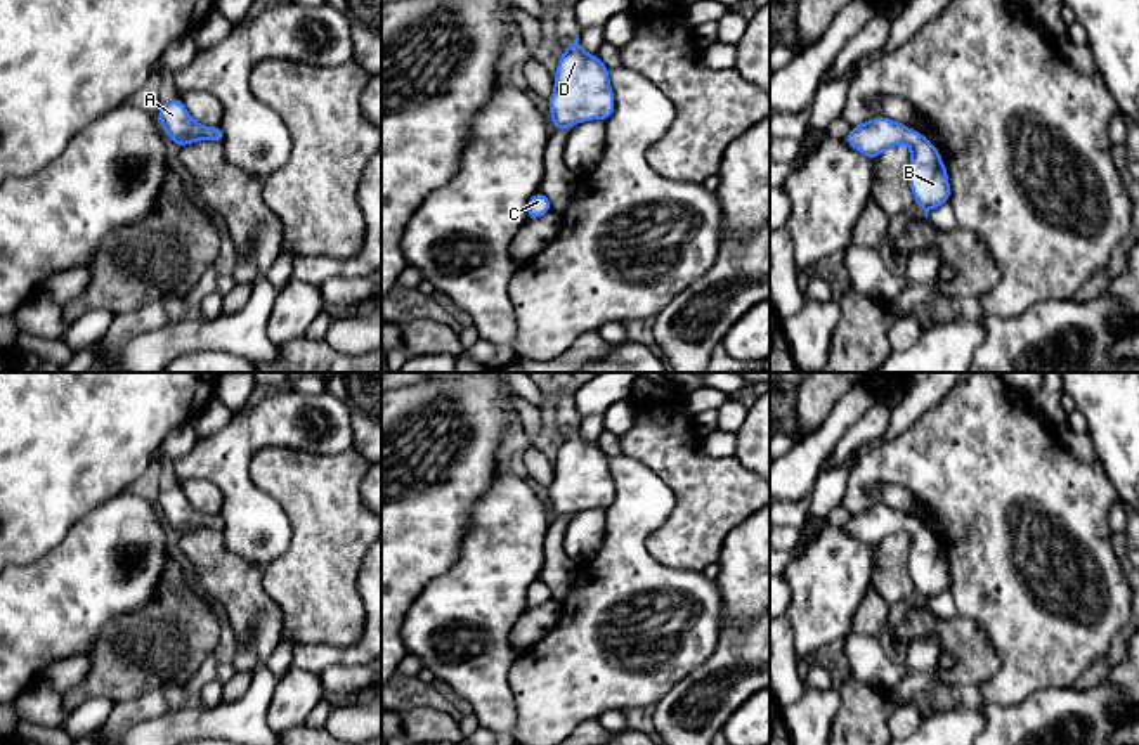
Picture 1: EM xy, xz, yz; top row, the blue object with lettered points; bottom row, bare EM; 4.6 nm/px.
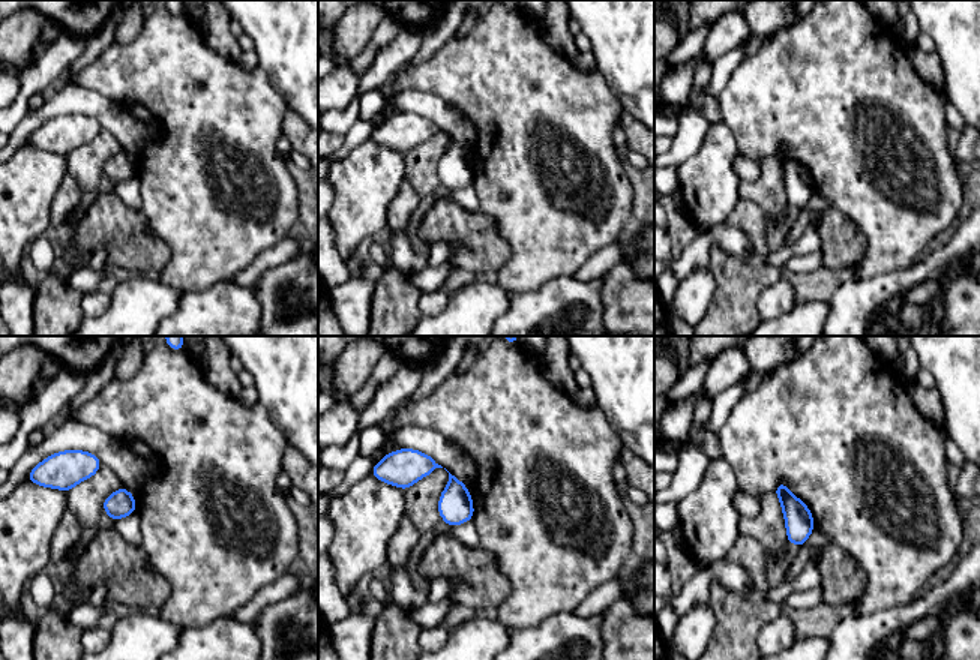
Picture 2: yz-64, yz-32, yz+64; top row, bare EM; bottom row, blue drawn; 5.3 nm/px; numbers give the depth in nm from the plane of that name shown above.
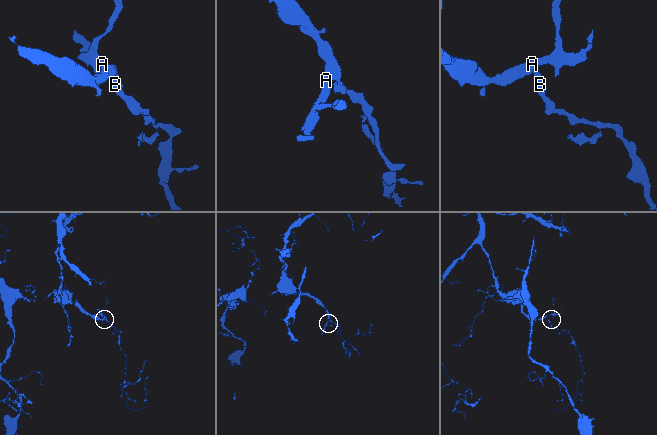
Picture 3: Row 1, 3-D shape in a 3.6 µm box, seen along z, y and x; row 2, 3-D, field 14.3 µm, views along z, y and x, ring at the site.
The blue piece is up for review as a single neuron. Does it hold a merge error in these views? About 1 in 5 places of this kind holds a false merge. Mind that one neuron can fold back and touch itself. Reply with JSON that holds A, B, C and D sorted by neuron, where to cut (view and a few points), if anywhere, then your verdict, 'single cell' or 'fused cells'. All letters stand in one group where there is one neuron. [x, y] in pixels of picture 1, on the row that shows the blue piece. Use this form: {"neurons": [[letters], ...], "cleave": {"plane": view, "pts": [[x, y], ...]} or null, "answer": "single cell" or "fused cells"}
{"neurons": [["A", "B", "C", "D"]], "cleave": null, "answer": "single cell"}

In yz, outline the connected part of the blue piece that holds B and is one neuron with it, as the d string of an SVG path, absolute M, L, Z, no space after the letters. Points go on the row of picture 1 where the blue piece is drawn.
M886 116L851 126L846 137L849 147L863 152L872 161L900 142L910 146L908 182L915 204L924 210L927 218L931 210L950 203L948 173L938 147L922 133Z

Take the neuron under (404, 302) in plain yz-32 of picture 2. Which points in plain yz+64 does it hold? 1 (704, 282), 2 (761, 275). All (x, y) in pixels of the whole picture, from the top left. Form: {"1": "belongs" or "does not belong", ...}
{"1": "does not belong", "2": "belongs"}

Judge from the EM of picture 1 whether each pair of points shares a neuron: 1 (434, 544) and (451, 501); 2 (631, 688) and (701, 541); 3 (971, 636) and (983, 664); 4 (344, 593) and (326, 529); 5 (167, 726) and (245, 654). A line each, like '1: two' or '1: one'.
1: one
2: two
3: one
4: one
5: two

